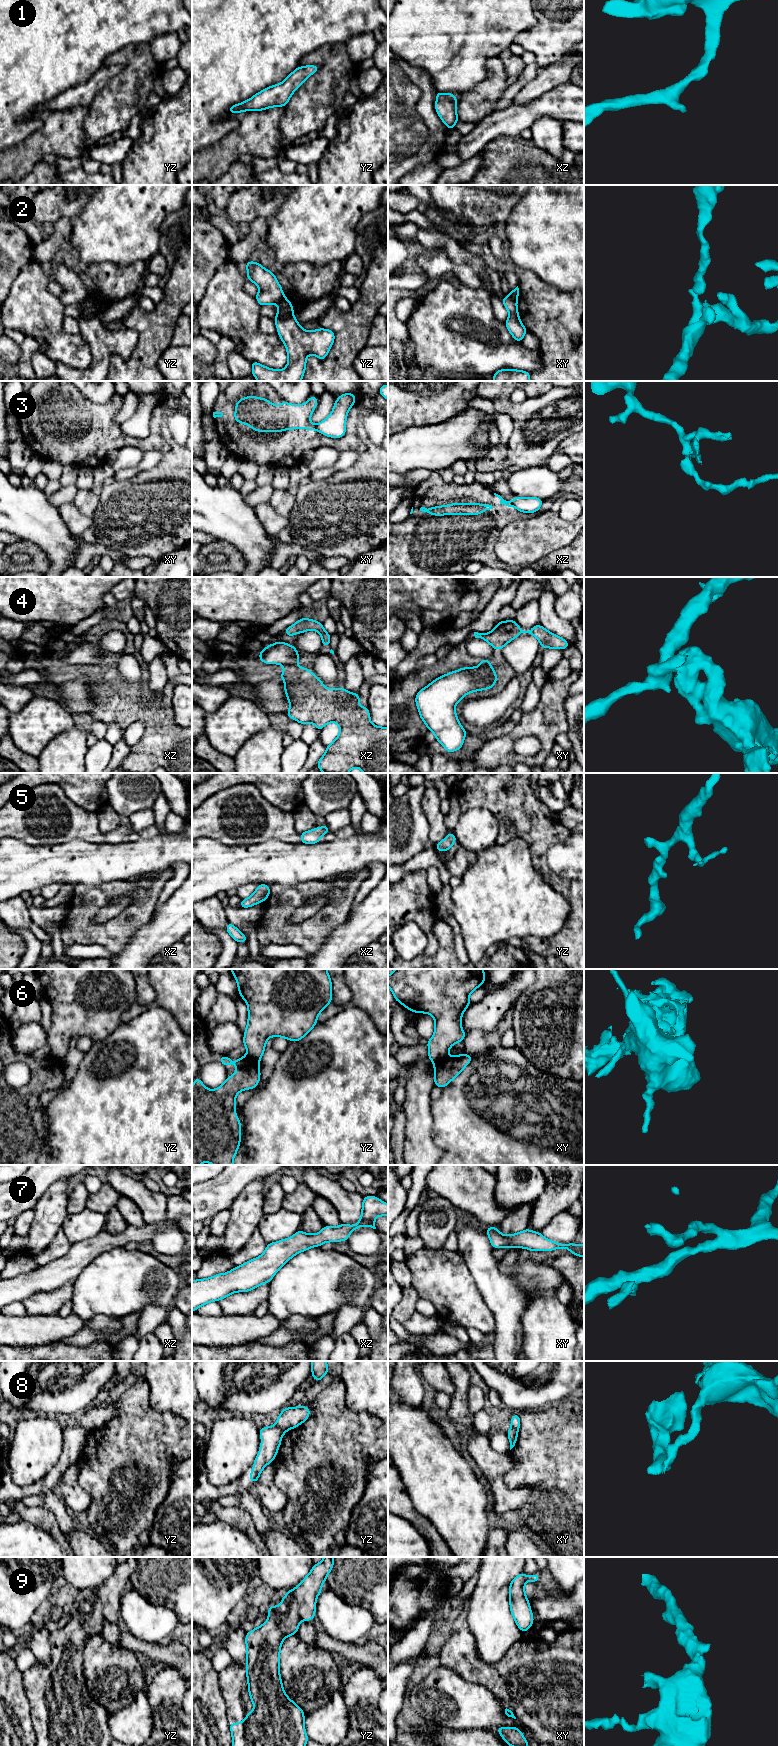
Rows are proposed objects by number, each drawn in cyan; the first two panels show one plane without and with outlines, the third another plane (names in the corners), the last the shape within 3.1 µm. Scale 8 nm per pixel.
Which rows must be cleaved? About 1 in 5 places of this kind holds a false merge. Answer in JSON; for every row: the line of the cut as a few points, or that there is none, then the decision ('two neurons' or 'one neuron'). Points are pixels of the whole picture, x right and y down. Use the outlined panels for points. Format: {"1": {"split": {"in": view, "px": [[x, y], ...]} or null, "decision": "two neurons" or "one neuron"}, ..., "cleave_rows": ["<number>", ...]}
{"1": {"split": null, "decision": "one neuron"}, "2": {"split": {"in": "xy", "px": [[509, 294], [516, 301]]}, "decision": "two neurons"}, "3": {"split": {"in": "xy", "px": [[316, 425], [318, 430]]}, "decision": "two neurons"}, "4": {"split": {"in": "xz", "px": [[284, 664], [293, 665]]}, "decision": "two neurons"}, "5": {"split": null, "decision": "one neuron"}, "6": {"split": {"in": "xy", "px": [[448, 1056], [434, 1063]]}, "decision": "two neurons"}, "7": {"split": null, "decision": "one neuron"}, "8": {"split": {"in": "yz", "px": [[275, 1425], [284, 1432]]}, "decision": "two neurons"}, "9": {"split": null, "decision": "one neuron"}, "cleave_rows": ["2", "3", "4", "6", "8"]}

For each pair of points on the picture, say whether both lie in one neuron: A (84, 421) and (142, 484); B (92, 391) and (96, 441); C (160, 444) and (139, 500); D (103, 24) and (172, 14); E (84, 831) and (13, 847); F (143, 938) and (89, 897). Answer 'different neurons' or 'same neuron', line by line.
A: different neurons
B: different neurons
C: different neurons
D: same neuron
E: different neurons
F: different neurons

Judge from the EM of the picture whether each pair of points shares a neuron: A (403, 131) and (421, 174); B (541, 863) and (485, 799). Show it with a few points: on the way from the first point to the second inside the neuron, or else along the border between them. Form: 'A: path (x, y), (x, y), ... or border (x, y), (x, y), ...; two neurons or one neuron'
A: border (436, 158), (415, 167), (406, 174); two neurons
B: path (537, 839), (537, 819), (519, 801), (509, 801); one neuron

